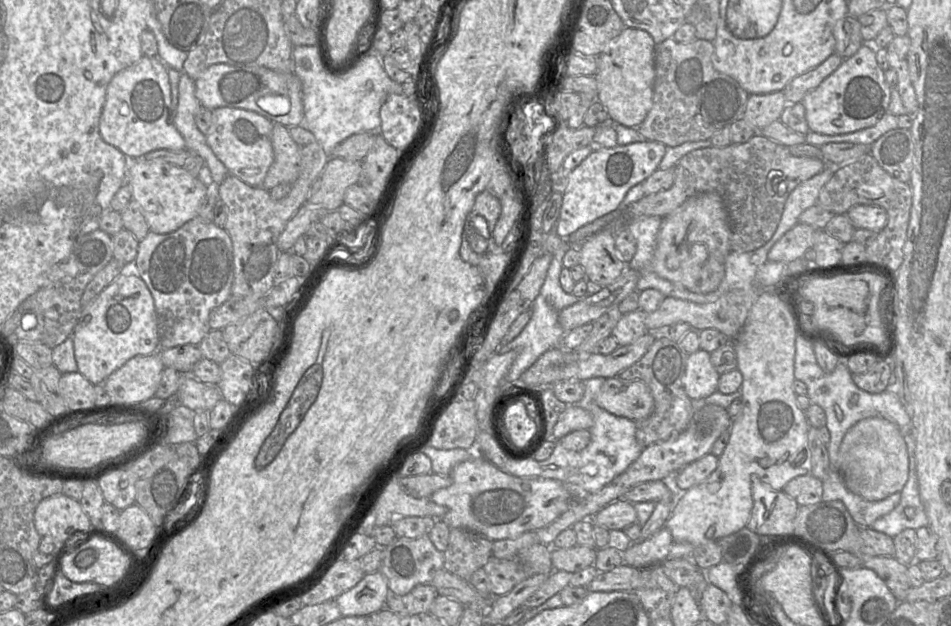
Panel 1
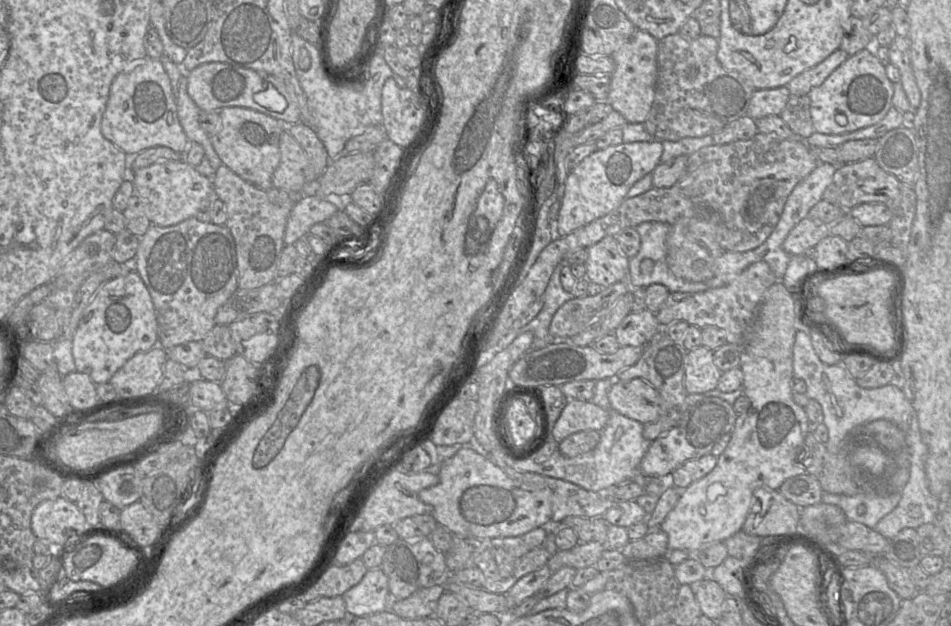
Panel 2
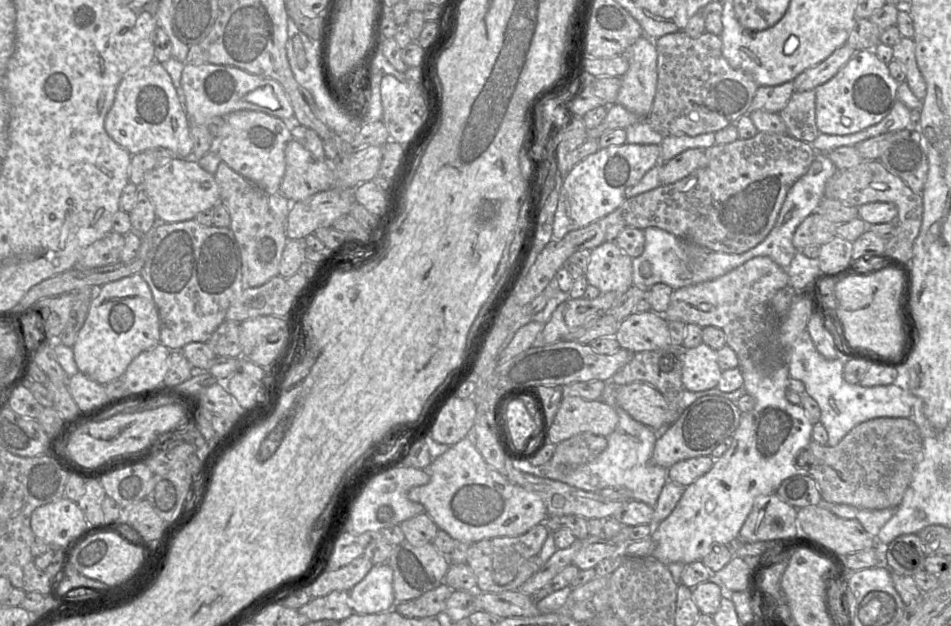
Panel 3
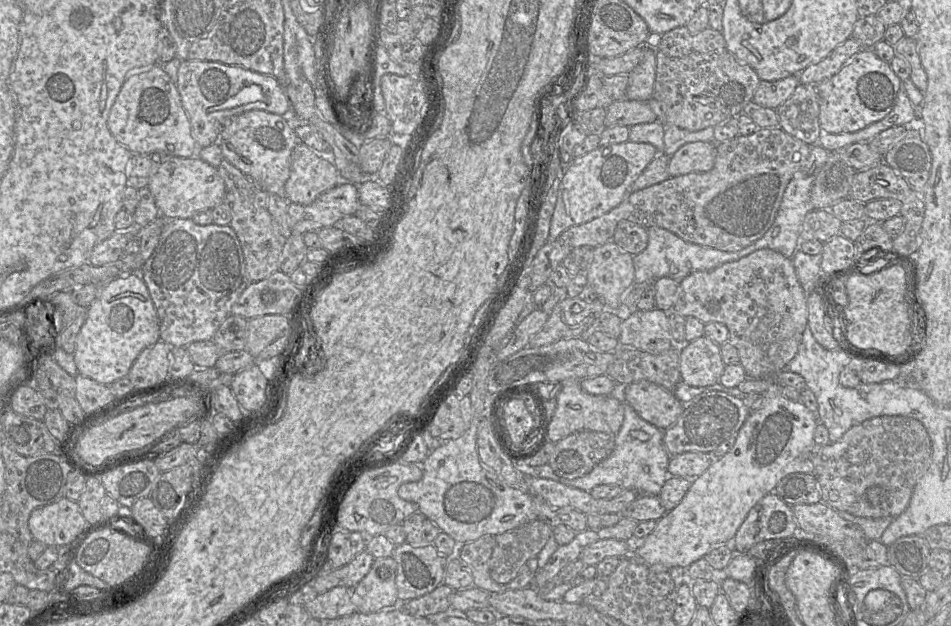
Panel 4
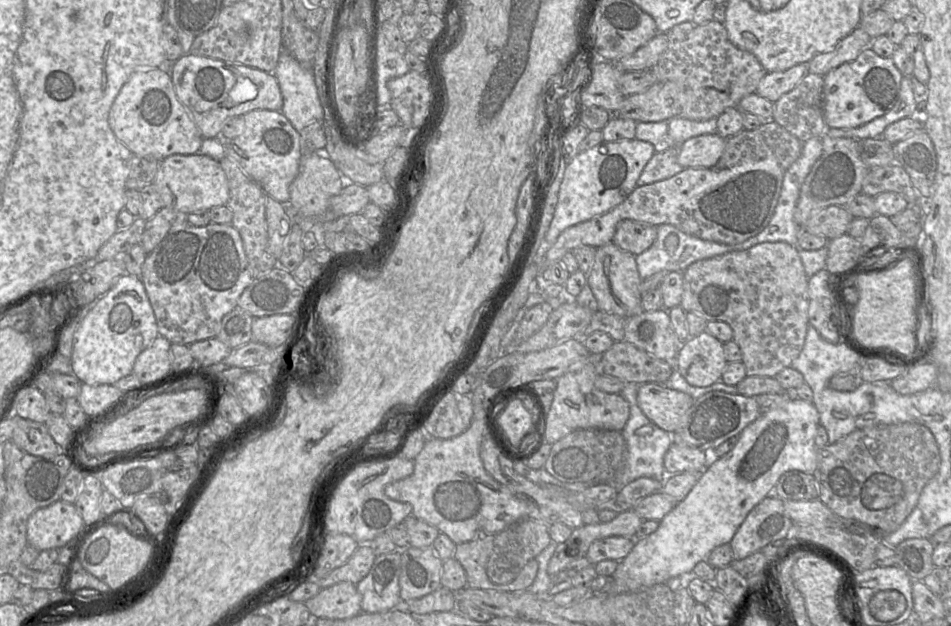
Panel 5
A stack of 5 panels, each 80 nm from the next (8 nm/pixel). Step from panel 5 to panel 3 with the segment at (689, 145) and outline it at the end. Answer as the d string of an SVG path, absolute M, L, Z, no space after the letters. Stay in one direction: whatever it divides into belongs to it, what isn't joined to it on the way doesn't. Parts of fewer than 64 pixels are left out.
M692 148L673 157L669 161L660 164L659 179L662 185L675 183L694 170L705 167L708 164L705 149Z

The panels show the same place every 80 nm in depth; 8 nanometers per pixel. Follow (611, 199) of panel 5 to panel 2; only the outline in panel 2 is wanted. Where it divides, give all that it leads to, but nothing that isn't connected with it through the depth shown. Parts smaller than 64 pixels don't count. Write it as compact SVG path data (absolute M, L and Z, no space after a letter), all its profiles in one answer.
M651 140L609 146L584 158L569 172L564 183L565 190L557 218L558 236L564 237L618 208L633 184L653 172L660 163L662 152L662 141Z

